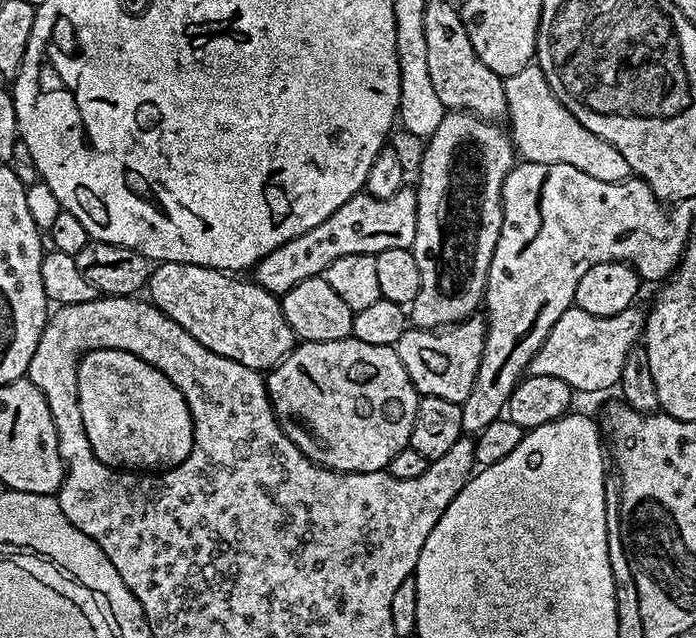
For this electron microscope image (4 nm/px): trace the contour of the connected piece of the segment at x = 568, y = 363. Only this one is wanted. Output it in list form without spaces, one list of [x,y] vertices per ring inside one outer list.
[[[575,306],[568,308],[566,314],[562,314],[562,318],[554,322],[554,326],[550,326],[550,334],[546,334],[546,342],[542,342],[538,354],[534,354],[534,358],[528,363],[527,375],[562,378],[562,382],[566,382],[577,393],[615,389],[622,378],[622,365],[626,363],[626,354],[630,354],[630,350],[637,347],[644,331],[646,316],[638,309],[639,307],[633,306],[613,316],[595,316],[586,314],[586,310]]]

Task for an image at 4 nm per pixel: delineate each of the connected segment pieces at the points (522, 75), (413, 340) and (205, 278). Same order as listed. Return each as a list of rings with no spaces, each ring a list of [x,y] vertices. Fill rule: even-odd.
[[[529,66],[518,70],[518,74],[504,80],[506,90],[507,123],[512,123],[510,135],[521,161],[542,162],[543,164],[565,164],[582,170],[582,174],[590,174],[590,178],[599,178],[601,182],[622,182],[629,179],[630,169],[626,158],[610,146],[598,134],[590,134],[562,102],[550,90],[542,70]]]
[[[473,314],[467,320],[439,330],[412,326],[402,334],[402,338],[398,338],[394,346],[396,353],[420,396],[446,398],[446,402],[463,404],[474,386],[474,378],[482,362],[486,324],[478,317]]]
[[[160,262],[151,269],[146,285],[146,296],[161,312],[174,322],[178,322],[178,326],[185,328],[195,340],[202,342],[202,346],[214,350],[214,354],[222,354],[234,362],[242,362],[242,366],[271,370],[296,347],[298,337],[290,330],[280,309],[279,299],[266,291],[261,284],[251,279],[248,279],[249,281],[240,279],[244,278],[237,278],[235,275],[220,271],[219,268],[194,266],[182,262]]]

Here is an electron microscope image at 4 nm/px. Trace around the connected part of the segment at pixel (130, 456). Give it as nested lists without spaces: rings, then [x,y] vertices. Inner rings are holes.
[[[99,348],[93,352],[85,352],[80,357],[80,363],[76,365],[76,397],[80,407],[78,423],[86,434],[89,446],[92,448],[92,456],[97,460],[101,460],[107,468],[117,470],[167,470],[177,468],[192,452],[192,415],[187,402],[184,401],[183,391],[177,388],[174,382],[170,382],[170,378],[166,378],[166,374],[162,374],[157,368],[150,366],[134,354],[122,350],[110,350],[109,348]]]

